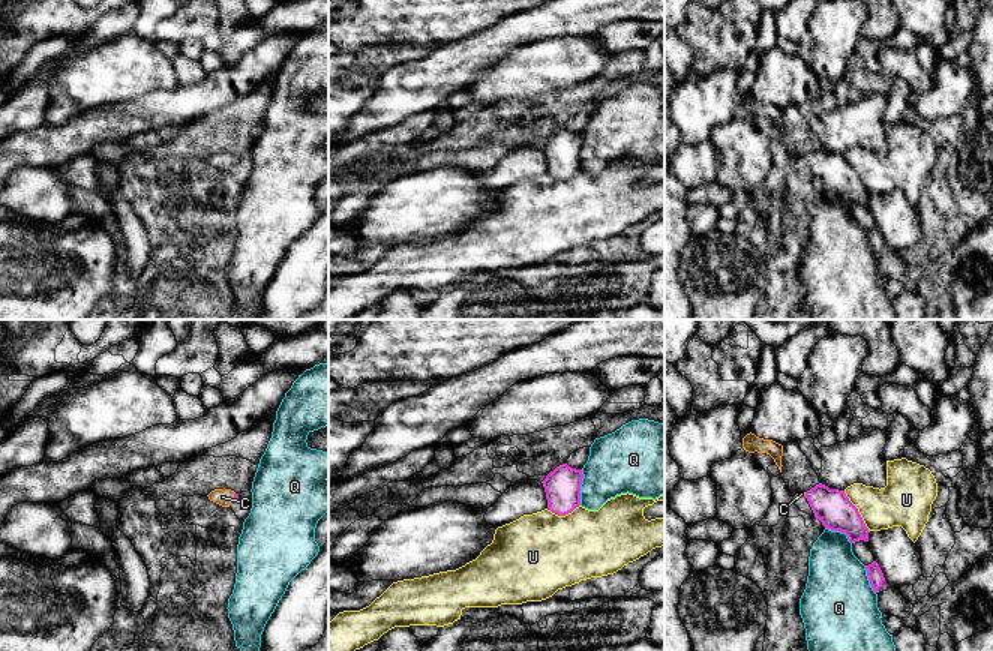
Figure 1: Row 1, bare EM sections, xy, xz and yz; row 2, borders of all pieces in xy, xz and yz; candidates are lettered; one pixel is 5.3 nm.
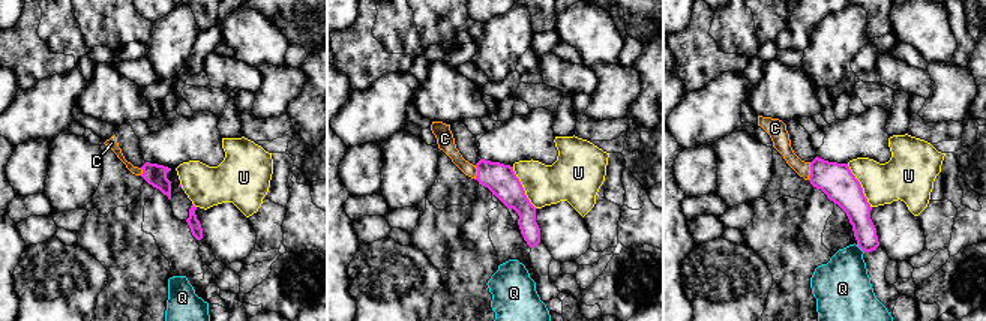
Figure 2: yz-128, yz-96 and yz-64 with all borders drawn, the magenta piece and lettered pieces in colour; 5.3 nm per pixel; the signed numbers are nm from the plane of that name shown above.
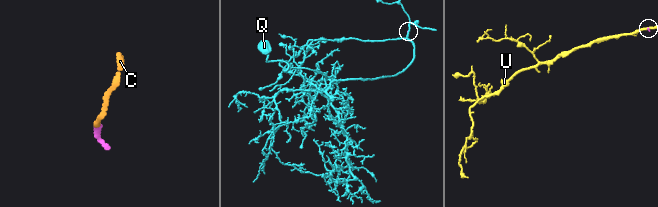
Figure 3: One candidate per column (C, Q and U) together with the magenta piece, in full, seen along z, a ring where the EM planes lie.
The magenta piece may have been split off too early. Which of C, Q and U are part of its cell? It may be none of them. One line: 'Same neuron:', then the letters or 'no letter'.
Same neuron: C

